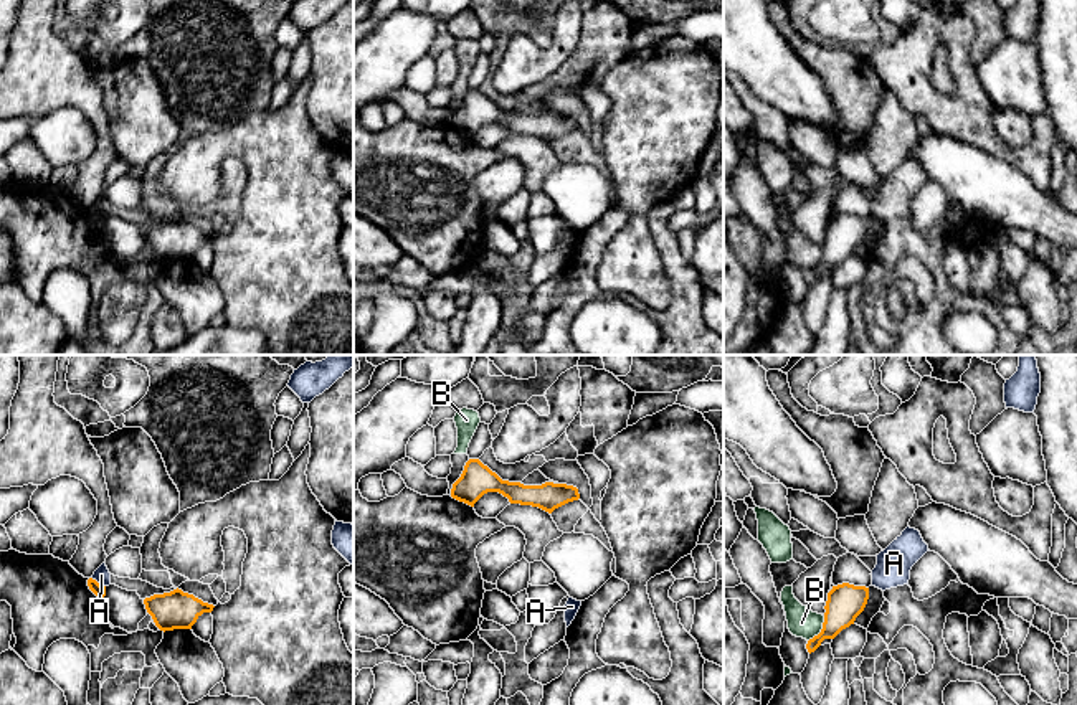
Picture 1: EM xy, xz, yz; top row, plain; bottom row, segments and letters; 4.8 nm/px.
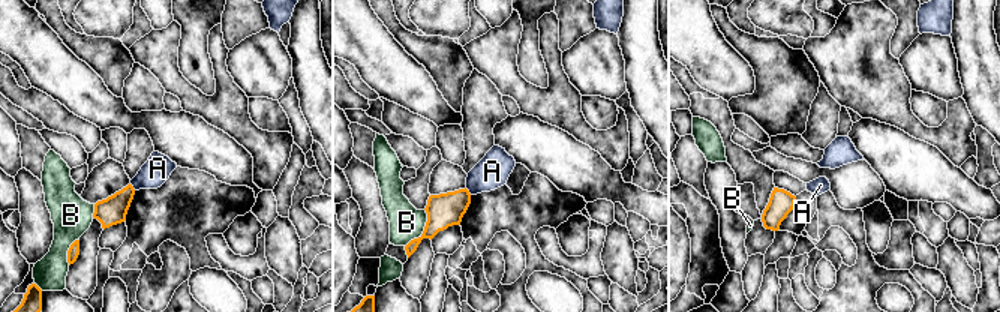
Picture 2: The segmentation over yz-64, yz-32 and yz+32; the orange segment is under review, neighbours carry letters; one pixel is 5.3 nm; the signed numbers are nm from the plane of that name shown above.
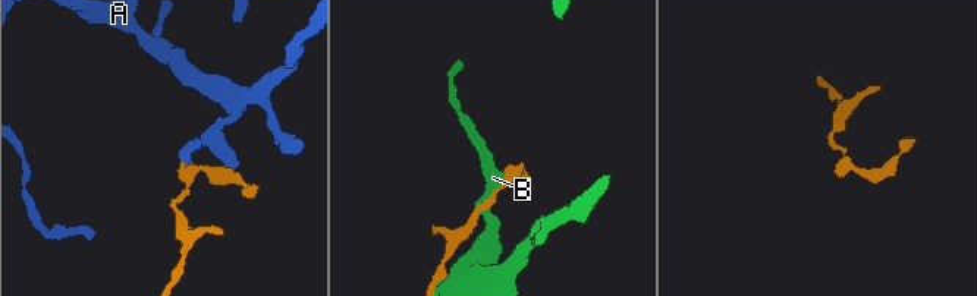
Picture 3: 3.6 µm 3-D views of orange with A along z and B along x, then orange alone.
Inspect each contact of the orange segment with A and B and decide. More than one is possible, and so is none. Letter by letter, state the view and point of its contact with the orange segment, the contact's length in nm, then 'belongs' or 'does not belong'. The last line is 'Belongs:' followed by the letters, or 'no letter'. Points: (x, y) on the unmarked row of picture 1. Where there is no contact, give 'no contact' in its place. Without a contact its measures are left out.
A: xy (96, 212) | 90 nm | does not belong
B: yz (821, 260) | 150 nm | does not belong
Belongs: no letter

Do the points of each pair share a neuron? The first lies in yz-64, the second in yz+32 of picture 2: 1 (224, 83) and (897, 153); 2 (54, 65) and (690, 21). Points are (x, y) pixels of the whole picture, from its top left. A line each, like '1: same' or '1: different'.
1: different
2: same

